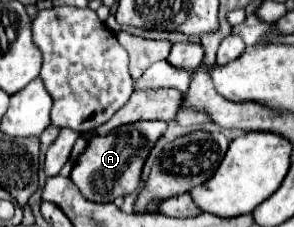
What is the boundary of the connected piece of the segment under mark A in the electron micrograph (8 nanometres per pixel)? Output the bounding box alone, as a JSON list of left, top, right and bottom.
[71,121,167,203]

